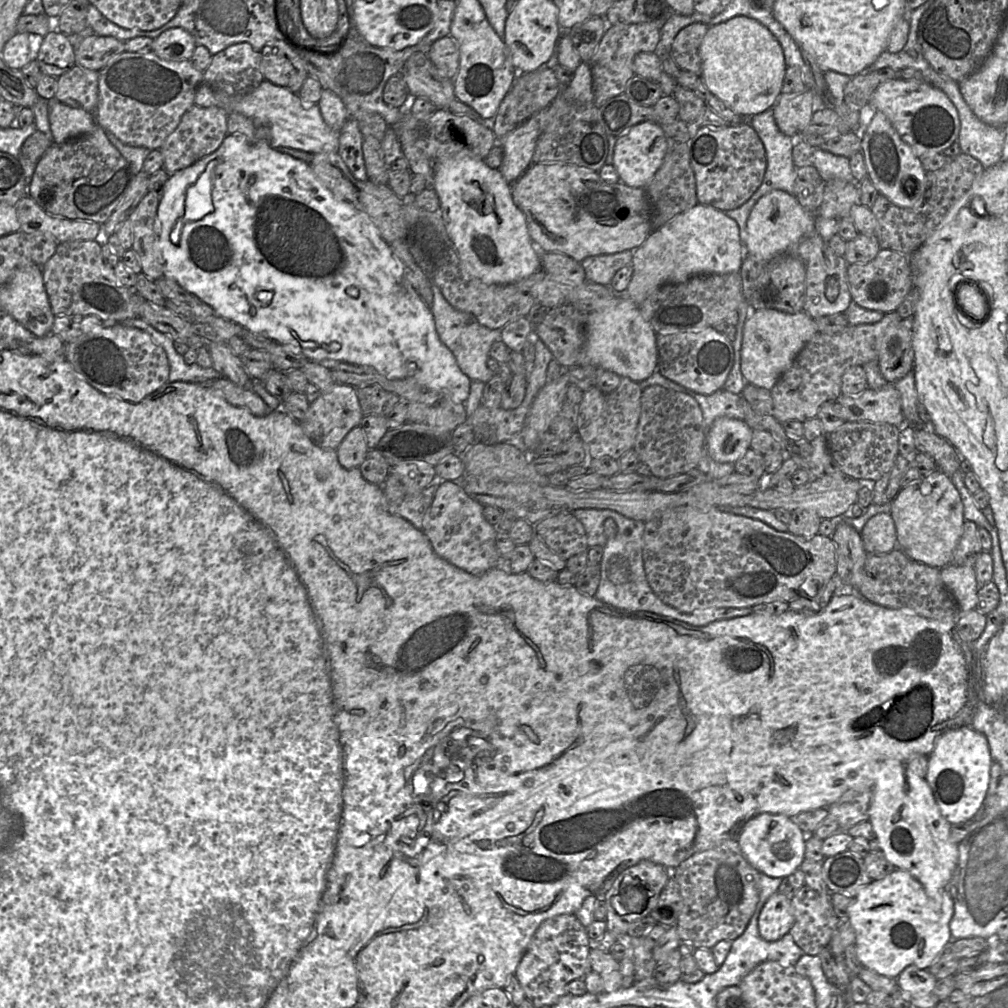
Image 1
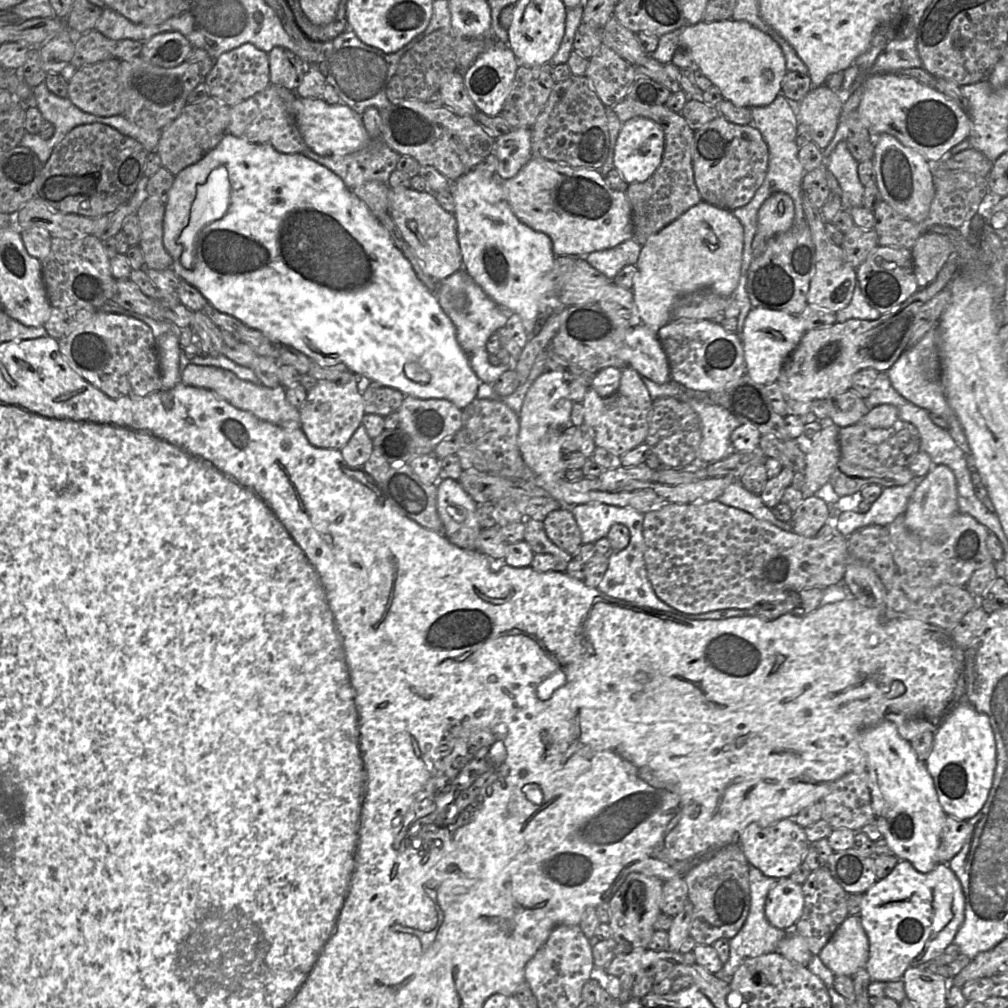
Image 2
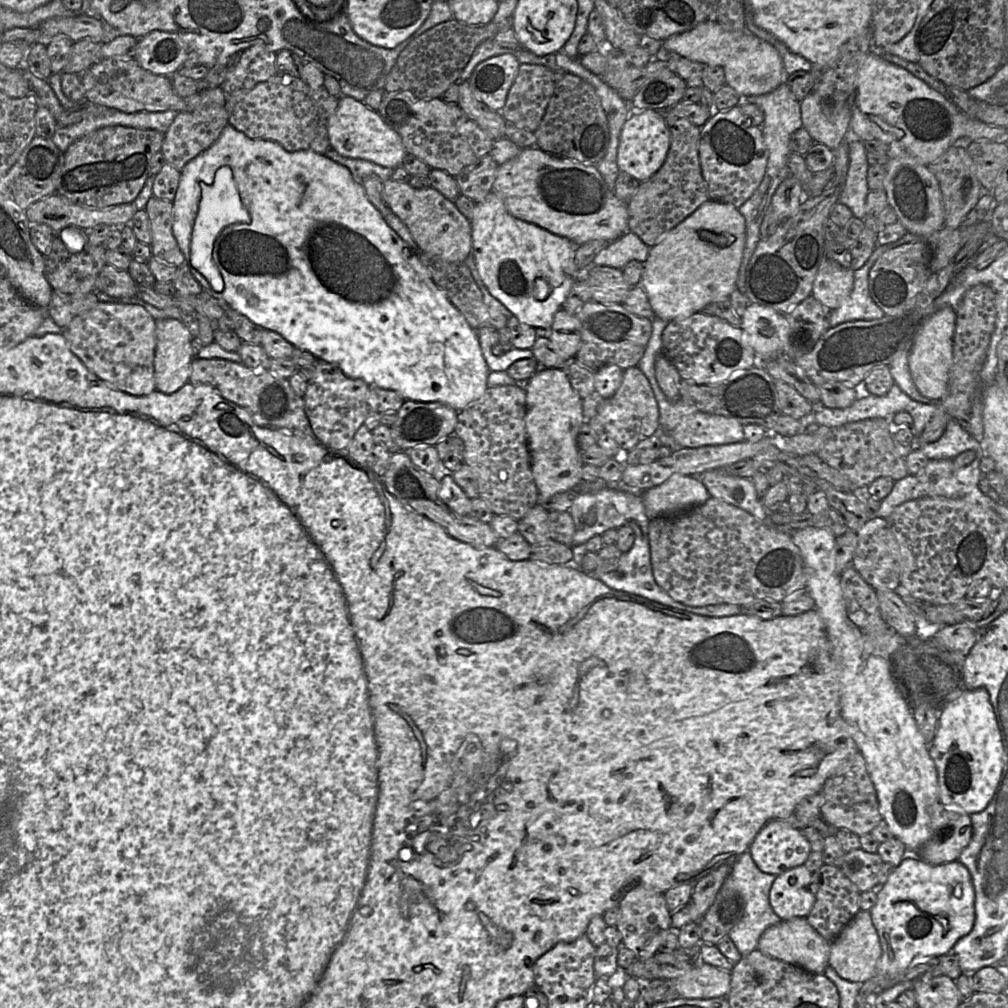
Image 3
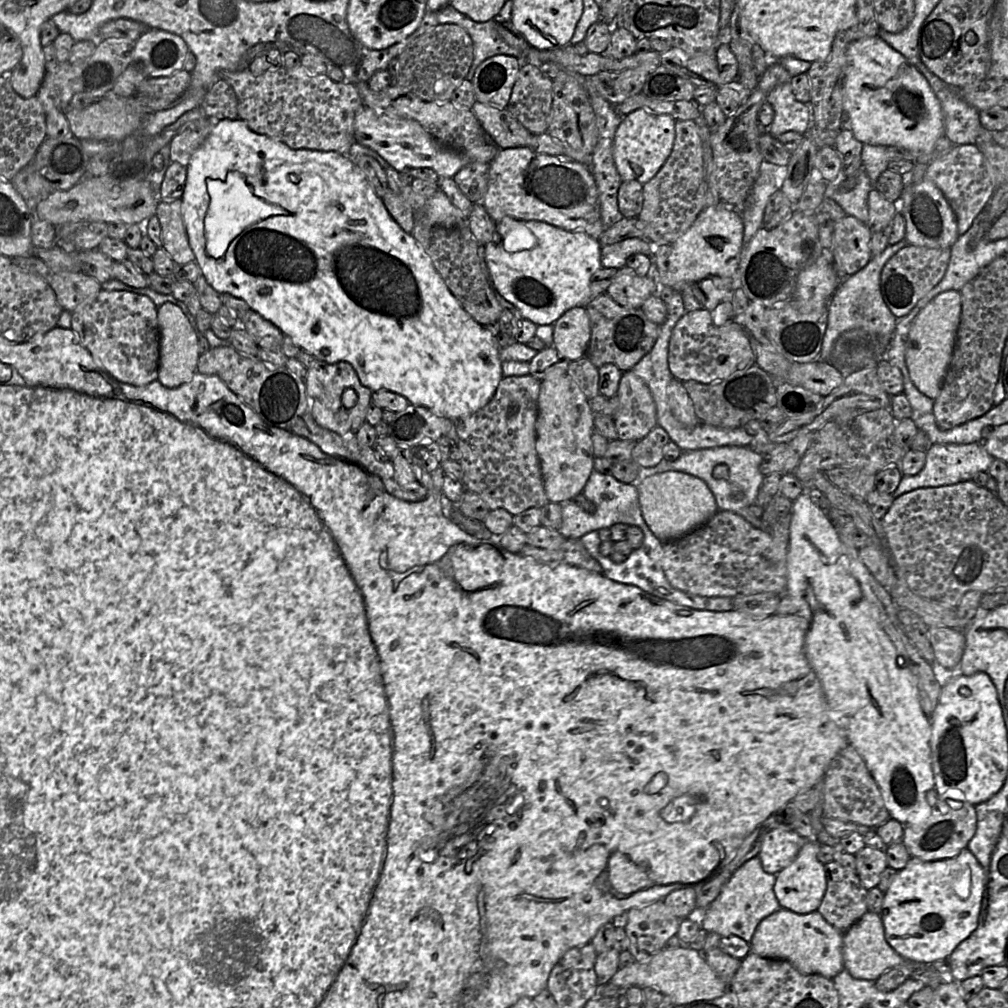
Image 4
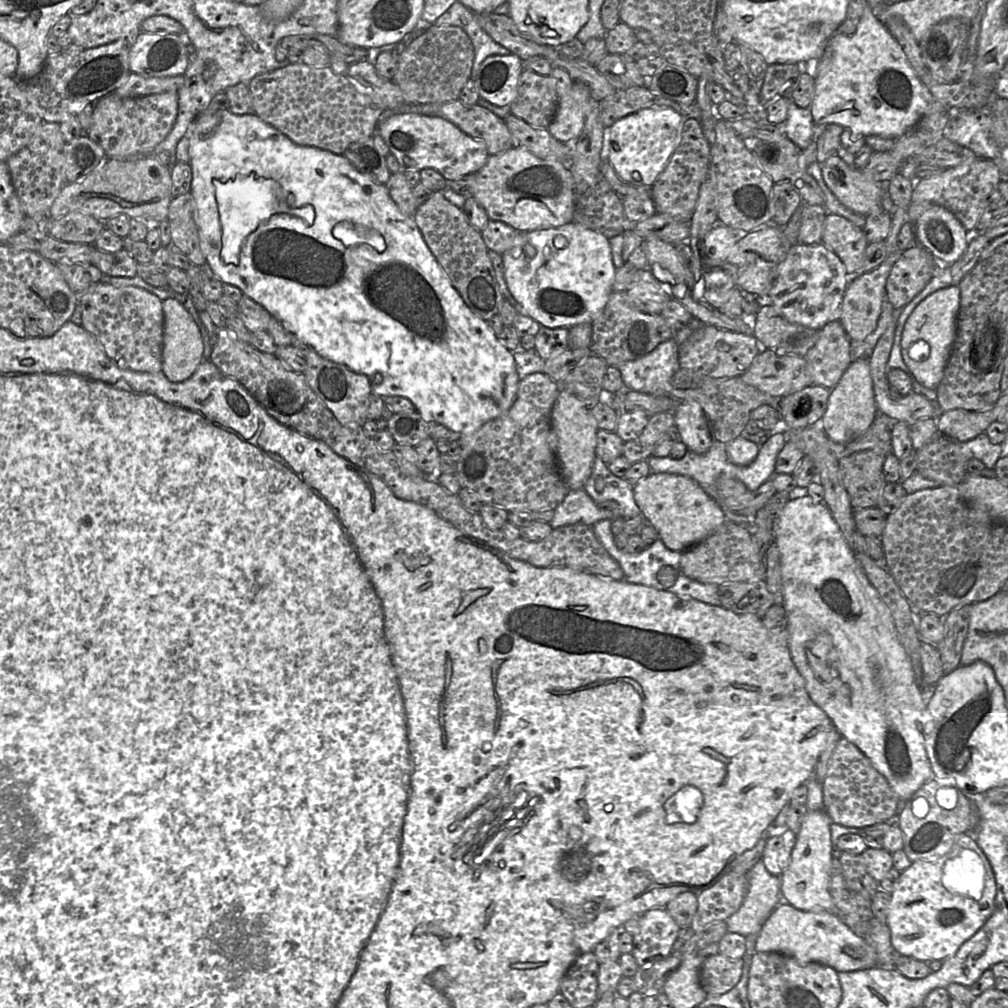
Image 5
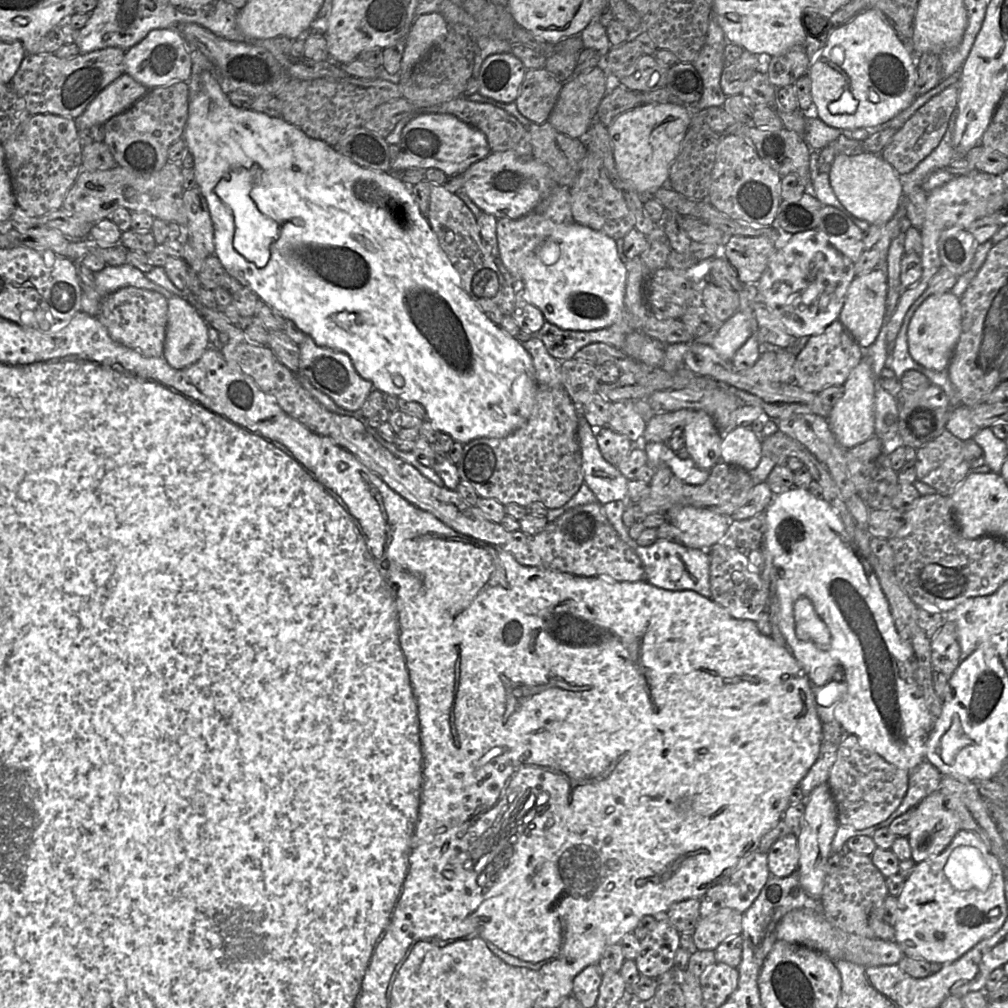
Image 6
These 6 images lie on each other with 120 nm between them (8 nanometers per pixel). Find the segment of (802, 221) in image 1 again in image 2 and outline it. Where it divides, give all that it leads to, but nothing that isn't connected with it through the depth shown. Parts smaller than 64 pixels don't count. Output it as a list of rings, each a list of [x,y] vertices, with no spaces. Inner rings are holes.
[[[778,192],[761,205],[757,216],[757,232],[771,238],[786,232],[794,225],[795,207],[791,197]]]

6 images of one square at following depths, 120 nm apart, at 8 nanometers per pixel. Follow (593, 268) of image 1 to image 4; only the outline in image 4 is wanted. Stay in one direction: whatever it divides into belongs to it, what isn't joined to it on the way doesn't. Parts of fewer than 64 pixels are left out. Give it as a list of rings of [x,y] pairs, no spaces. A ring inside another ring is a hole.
[[[628,238],[611,245],[601,246],[600,262],[603,268],[620,269],[625,266],[626,259],[636,253],[652,256],[654,246],[647,240]]]

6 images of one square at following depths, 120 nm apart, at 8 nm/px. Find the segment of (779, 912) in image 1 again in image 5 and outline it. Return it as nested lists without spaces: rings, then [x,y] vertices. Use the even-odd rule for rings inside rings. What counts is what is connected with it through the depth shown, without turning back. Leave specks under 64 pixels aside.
[[[809,810],[805,815],[801,829],[797,834],[796,843],[792,849],[789,864],[780,876],[781,899],[794,908],[802,911],[827,911],[837,915],[830,894],[830,866],[833,859],[830,826],[832,821],[824,810]]]

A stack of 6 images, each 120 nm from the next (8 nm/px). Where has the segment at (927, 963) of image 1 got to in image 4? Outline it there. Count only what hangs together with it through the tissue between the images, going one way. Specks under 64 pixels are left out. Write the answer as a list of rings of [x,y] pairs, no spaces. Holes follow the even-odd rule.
[[[964,848],[957,856],[949,859],[924,861],[911,857],[906,866],[898,871],[884,893],[879,915],[886,941],[907,960],[932,963],[937,959],[949,957],[953,950],[977,928],[985,887],[985,871],[968,848]]]

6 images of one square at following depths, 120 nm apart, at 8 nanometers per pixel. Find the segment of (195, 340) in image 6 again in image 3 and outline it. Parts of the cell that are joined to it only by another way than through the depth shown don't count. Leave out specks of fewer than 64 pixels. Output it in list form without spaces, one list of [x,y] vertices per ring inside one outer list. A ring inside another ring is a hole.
[[[156,320],[155,391],[174,394],[188,383],[193,361],[192,339],[181,321]]]

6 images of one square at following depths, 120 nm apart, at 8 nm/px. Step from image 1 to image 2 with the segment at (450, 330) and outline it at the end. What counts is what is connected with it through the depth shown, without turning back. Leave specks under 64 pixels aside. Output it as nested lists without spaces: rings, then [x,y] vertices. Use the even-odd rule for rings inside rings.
[[[464,267],[439,282],[436,298],[445,315],[451,320],[455,328],[456,340],[480,381],[492,384],[503,372],[514,369],[517,359],[512,358],[512,356],[510,356],[507,365],[491,365],[488,361],[489,353],[486,349],[489,336],[497,329],[505,326],[507,319],[514,312],[503,309],[492,300],[467,273]],[[458,293],[465,293],[468,297],[467,304],[463,309],[455,309],[452,306],[452,296]]]

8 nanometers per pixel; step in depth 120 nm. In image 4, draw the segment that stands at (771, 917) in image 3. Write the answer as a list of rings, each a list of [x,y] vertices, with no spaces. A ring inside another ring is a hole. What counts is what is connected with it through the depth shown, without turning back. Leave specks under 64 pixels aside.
[[[759,856],[746,861],[724,885],[717,898],[706,908],[702,929],[721,937],[738,936],[750,944],[757,926],[781,906],[774,894],[776,875],[766,873]]]

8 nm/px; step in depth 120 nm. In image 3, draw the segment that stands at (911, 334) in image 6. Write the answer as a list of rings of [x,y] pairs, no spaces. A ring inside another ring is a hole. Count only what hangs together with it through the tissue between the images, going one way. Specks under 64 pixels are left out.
[[[945,307],[932,314],[928,319],[923,319],[915,332],[914,344],[909,356],[909,368],[920,394],[931,400],[941,400],[947,392],[952,368],[955,326],[955,310]]]

